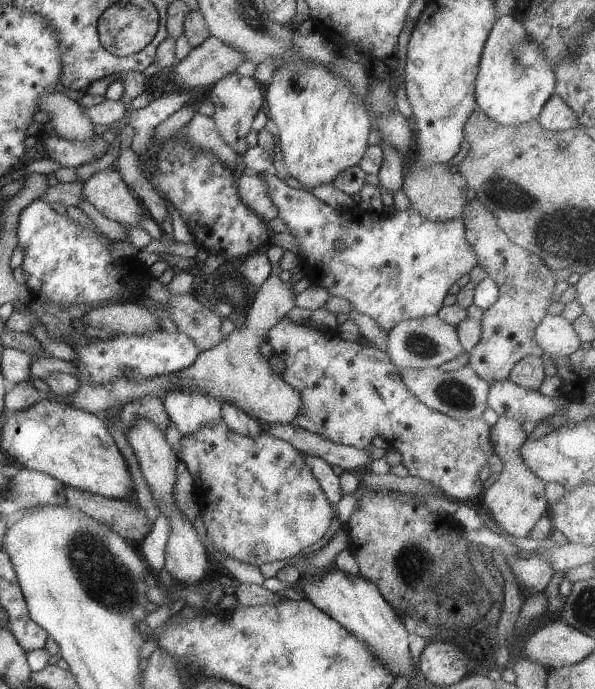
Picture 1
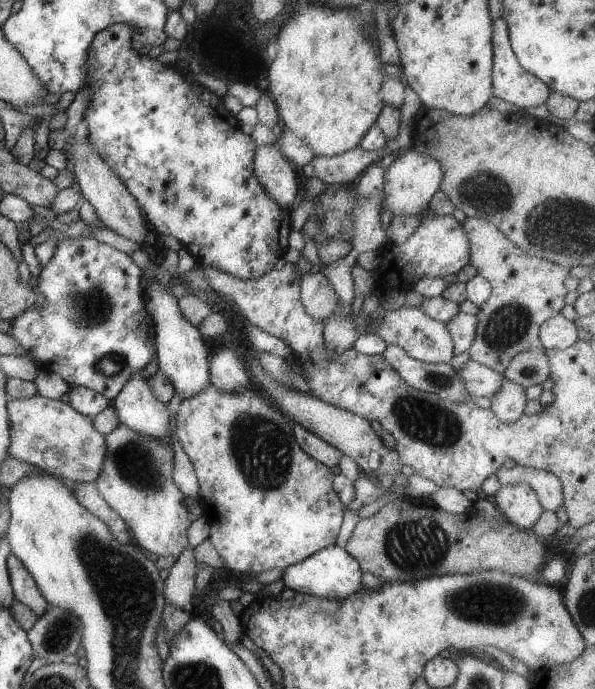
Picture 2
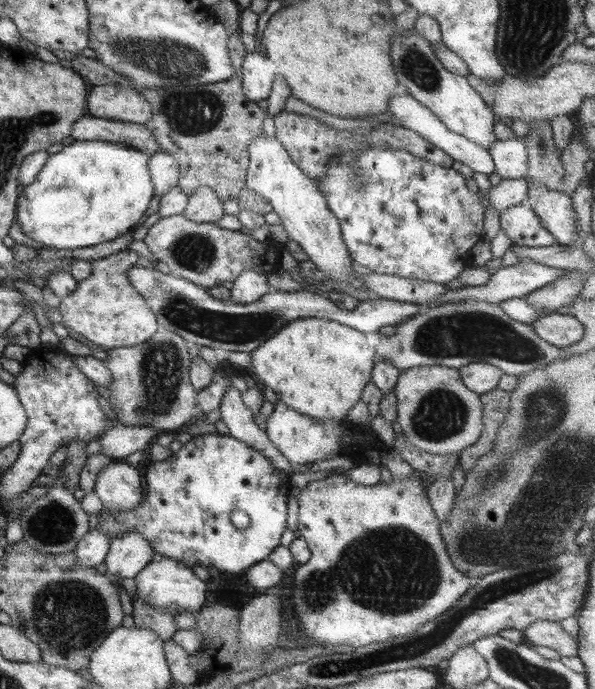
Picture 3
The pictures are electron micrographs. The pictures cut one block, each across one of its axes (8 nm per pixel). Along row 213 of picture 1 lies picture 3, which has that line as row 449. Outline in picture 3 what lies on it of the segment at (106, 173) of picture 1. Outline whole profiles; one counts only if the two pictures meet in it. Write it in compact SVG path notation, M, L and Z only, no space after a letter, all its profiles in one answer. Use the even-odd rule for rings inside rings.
M115 424L98 438L102 445L102 450L98 454L108 456L111 460L125 460L135 452L149 450L152 438L161 433L154 426Z

